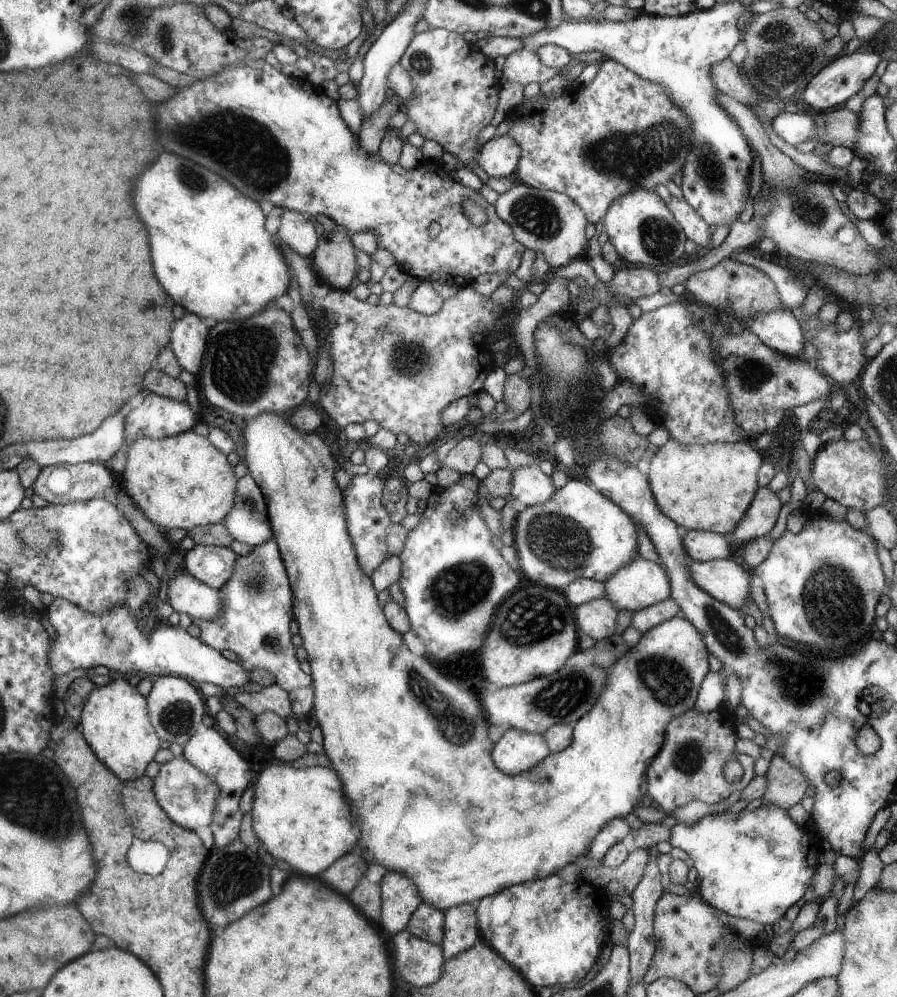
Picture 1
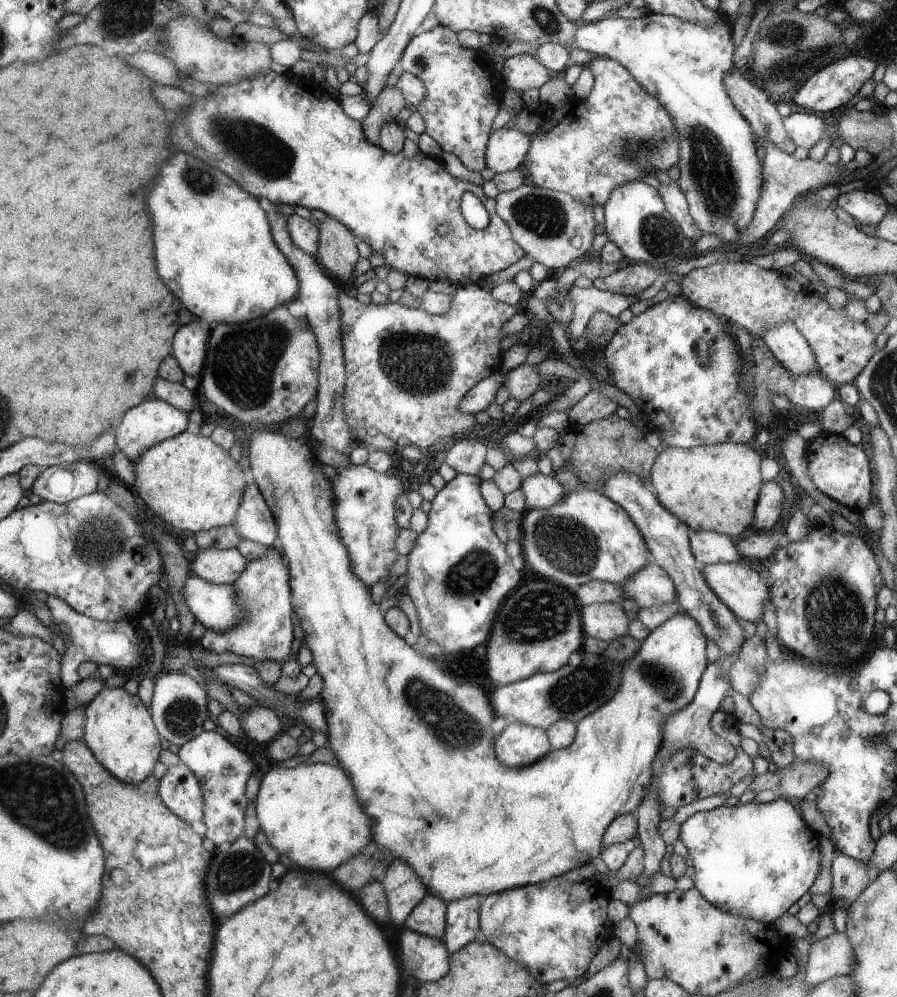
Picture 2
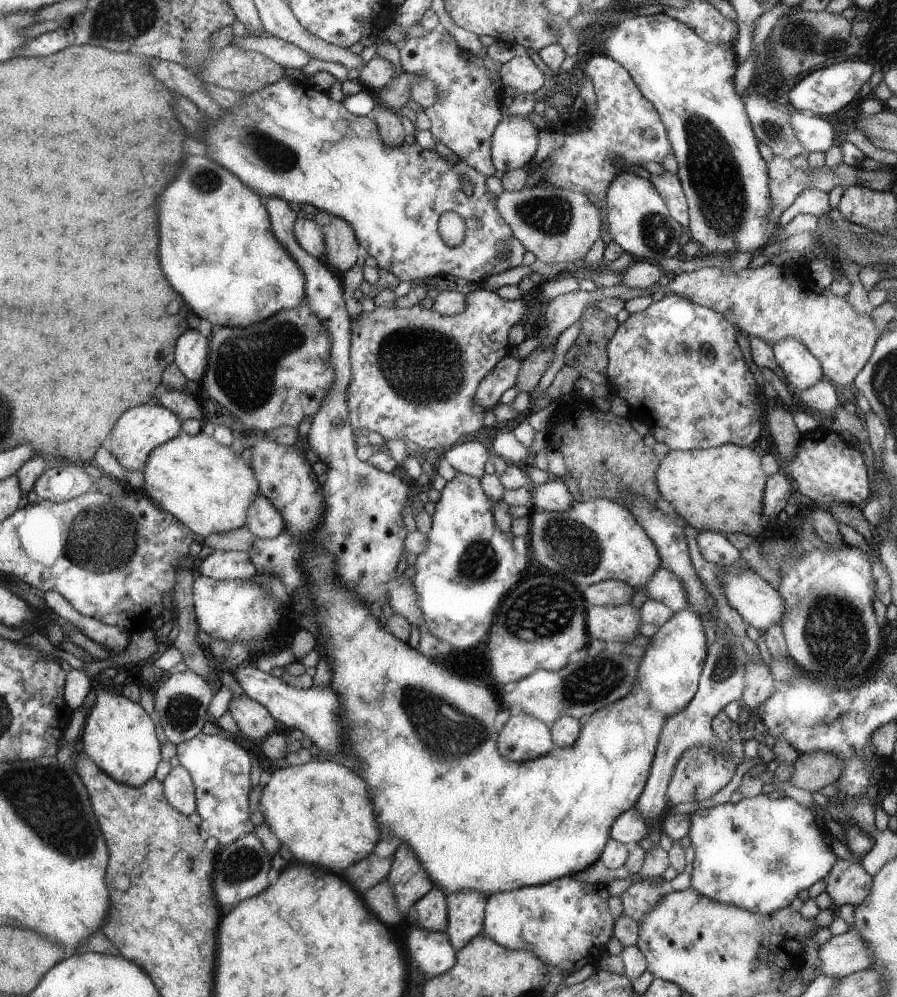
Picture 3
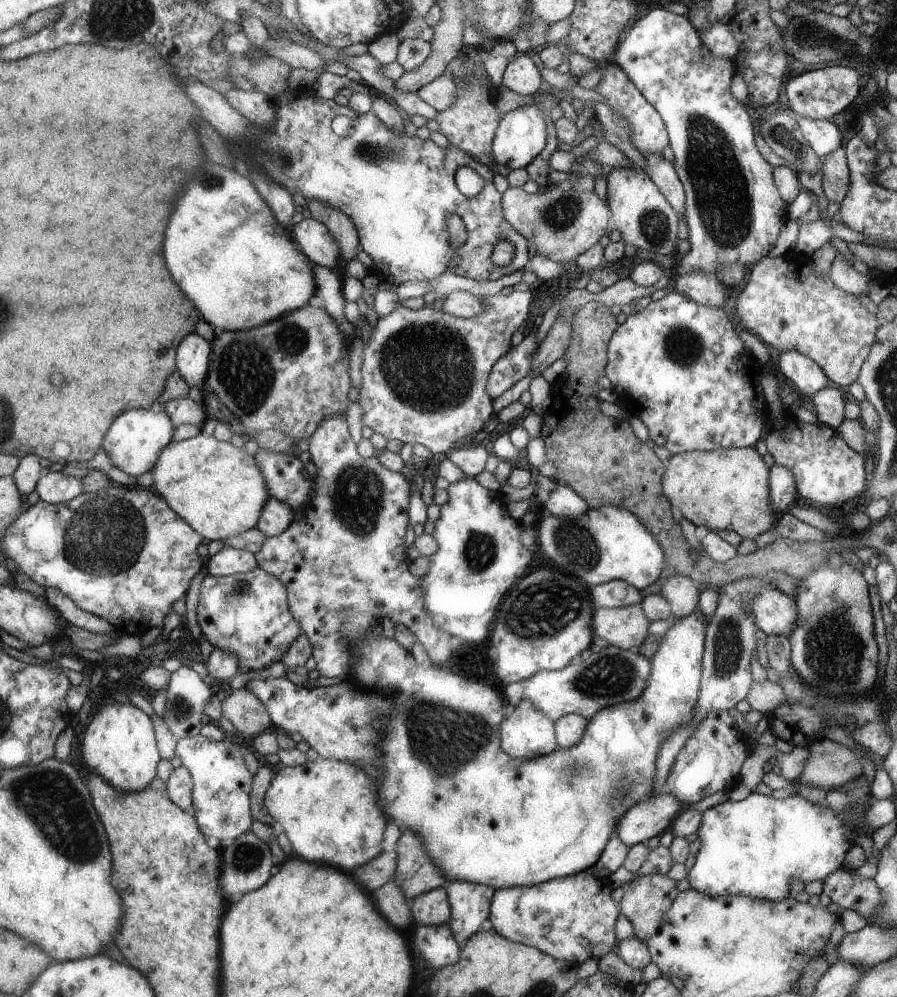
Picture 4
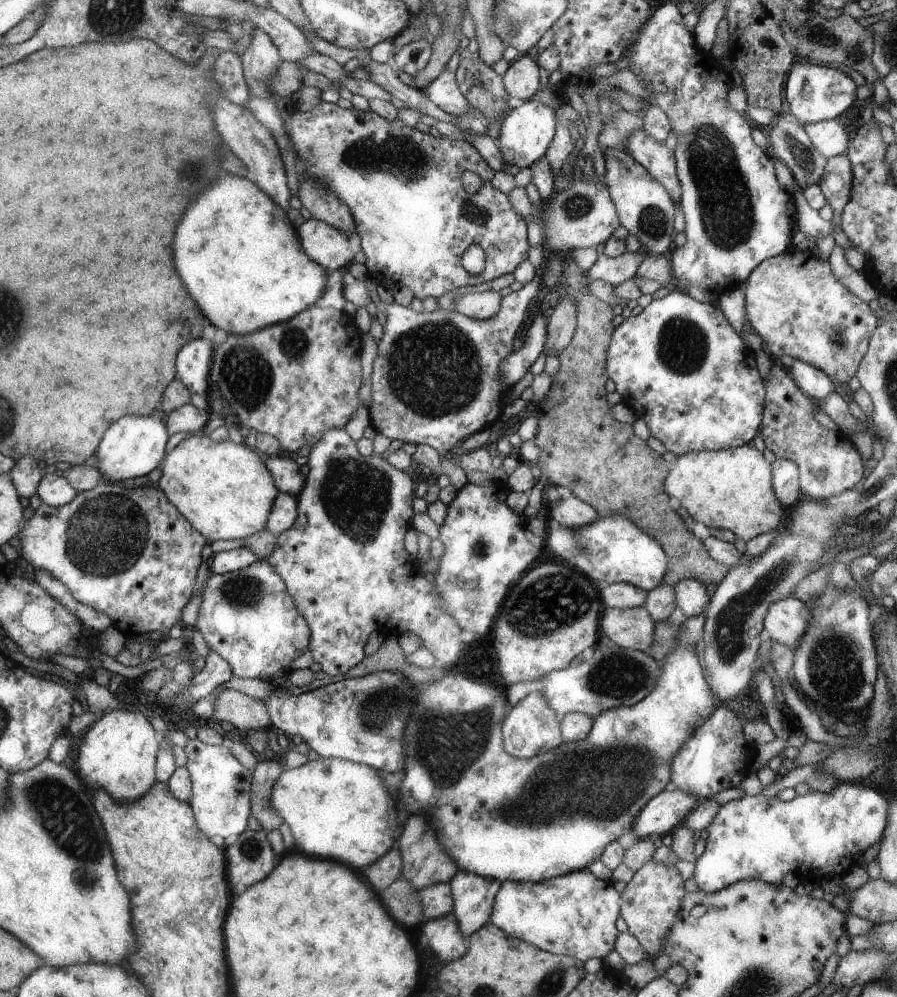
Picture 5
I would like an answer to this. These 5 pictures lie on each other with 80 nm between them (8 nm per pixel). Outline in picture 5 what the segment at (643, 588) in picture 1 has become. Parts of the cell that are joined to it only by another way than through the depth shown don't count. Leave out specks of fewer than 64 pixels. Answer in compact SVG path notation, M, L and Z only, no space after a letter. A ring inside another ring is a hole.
M696 579L681 580L674 585L676 602L687 617L704 614L711 599L706 587L707 584Z

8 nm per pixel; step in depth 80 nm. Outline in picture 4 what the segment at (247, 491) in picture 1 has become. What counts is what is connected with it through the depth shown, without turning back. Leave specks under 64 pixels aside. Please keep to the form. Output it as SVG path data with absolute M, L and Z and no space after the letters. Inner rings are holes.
M272 497L265 505L256 528L267 537L273 537L282 534L288 526L292 525L294 516L295 512L287 502Z

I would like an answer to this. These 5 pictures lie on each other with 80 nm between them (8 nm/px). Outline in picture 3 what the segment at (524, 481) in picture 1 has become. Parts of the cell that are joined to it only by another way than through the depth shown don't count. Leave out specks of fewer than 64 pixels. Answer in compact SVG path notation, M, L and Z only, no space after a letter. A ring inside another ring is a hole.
M550 477L548 482L537 487L530 484L530 490L532 496L530 507L534 511L563 513L575 502L572 492L564 483L564 478Z

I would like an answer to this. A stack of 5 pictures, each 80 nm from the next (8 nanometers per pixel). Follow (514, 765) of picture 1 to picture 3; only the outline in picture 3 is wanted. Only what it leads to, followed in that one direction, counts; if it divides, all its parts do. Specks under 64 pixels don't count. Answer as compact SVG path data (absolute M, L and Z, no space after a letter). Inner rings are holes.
M514 710L500 730L498 747L504 758L519 763L543 757L556 748L550 725L520 710Z

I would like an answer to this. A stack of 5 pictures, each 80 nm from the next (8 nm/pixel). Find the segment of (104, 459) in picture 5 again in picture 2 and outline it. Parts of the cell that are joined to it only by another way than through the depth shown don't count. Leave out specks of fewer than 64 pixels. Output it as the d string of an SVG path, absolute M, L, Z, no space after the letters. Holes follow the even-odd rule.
M150 396L143 403L128 409L119 424L115 426L115 437L117 438L115 450L120 450L133 464L137 463L140 460L139 455L153 446L183 433L186 431L186 426L188 426L188 413Z

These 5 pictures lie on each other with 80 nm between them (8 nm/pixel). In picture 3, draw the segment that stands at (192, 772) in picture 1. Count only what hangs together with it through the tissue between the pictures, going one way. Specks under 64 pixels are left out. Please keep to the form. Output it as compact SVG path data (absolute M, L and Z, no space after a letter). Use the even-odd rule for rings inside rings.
M182 765L173 768L163 780L167 801L182 814L192 816L197 812L197 796L194 779Z

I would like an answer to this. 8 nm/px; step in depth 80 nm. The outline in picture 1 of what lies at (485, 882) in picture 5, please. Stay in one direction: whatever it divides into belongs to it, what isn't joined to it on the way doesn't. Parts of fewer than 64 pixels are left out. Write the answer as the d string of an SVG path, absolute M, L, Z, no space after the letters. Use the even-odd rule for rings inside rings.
M460 903L444 911L446 931L443 933L443 953L452 958L463 950L470 949L481 937L478 923L478 906L475 903Z

